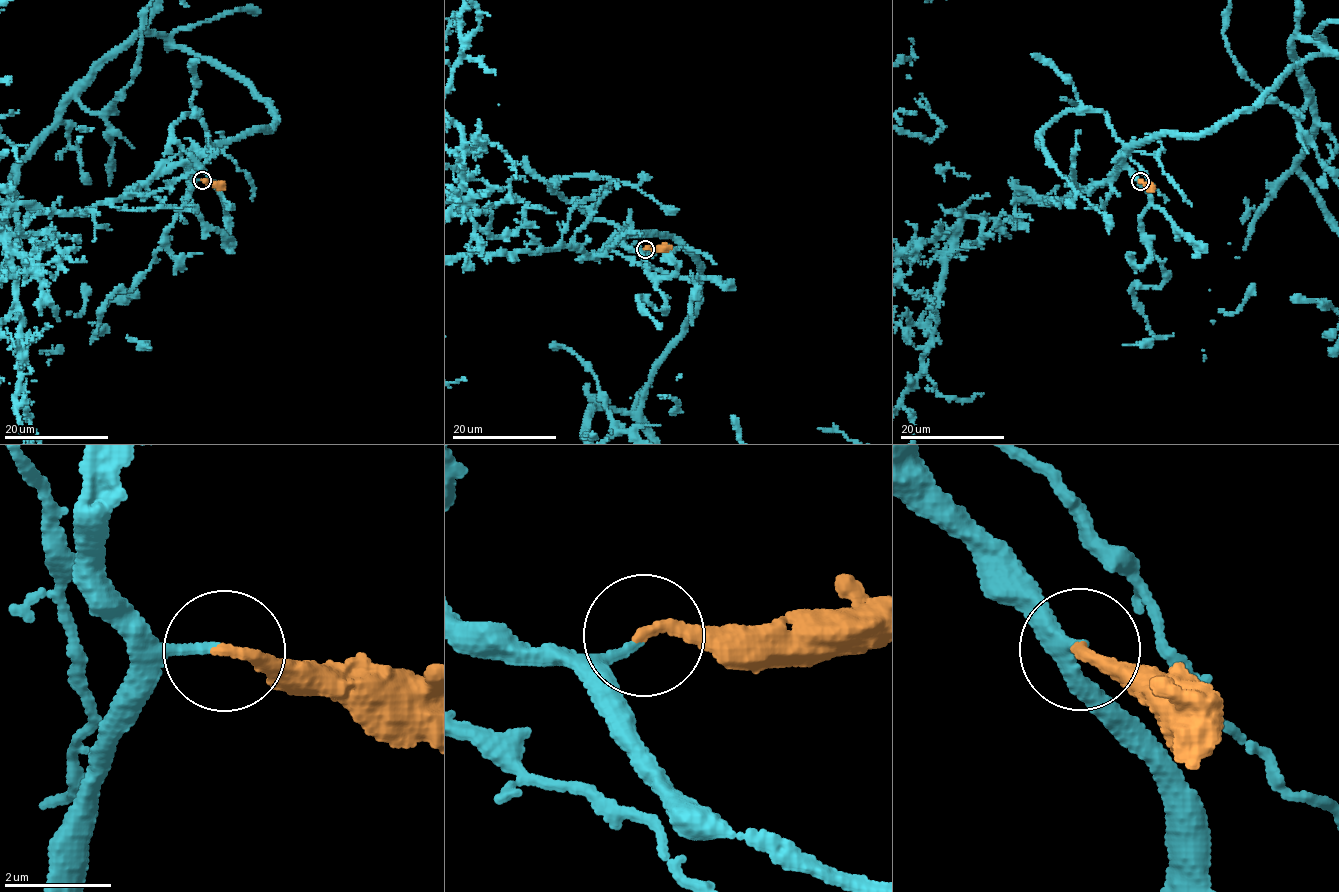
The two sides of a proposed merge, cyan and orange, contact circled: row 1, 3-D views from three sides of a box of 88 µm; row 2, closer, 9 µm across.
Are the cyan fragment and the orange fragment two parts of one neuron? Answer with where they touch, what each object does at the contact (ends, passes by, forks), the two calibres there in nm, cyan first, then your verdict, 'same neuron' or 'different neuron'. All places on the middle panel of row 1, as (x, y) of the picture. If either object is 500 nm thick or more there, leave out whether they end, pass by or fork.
place (645, 249); cyan ends; orange ends; calibres 150 and 220 nm; same neuron

